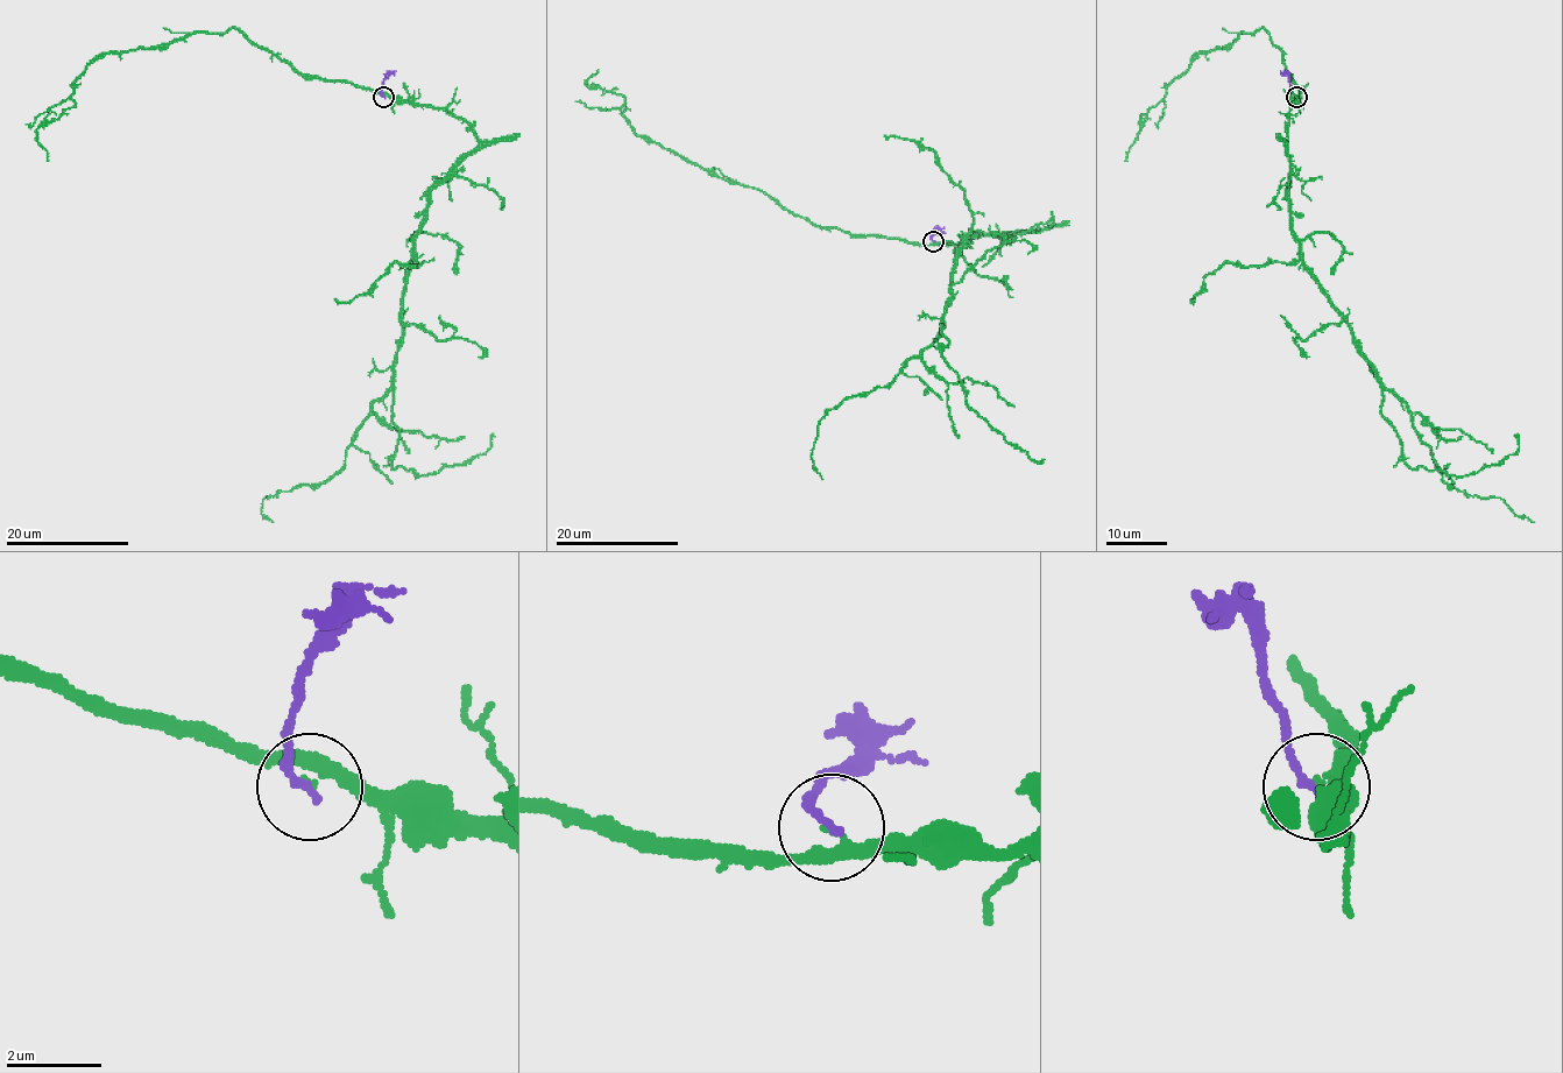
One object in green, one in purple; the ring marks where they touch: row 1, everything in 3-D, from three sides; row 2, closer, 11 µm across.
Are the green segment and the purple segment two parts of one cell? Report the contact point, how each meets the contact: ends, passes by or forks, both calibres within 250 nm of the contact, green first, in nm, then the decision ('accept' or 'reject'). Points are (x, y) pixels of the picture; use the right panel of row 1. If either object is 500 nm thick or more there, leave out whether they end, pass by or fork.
place (1296, 97); green passes by; purple ends; calibres 240 and 180 nm; reject

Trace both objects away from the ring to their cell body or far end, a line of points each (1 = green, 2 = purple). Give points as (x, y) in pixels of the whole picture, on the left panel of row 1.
1: (383, 97), (451, 111), (478, 146), (429, 190), (391, 389), (338, 472), (262, 500), (273, 522)
2: (383, 97), (383, 78), (396, 71)

